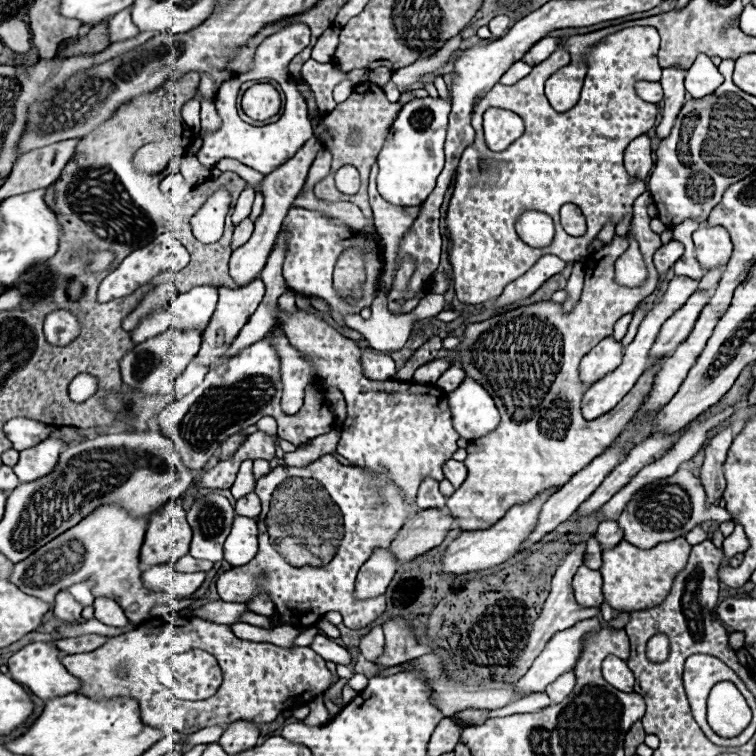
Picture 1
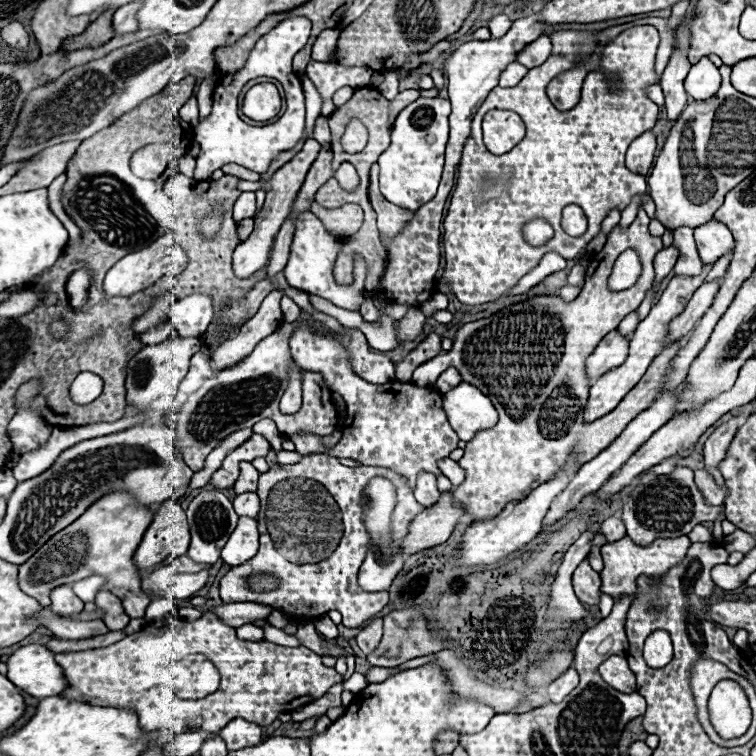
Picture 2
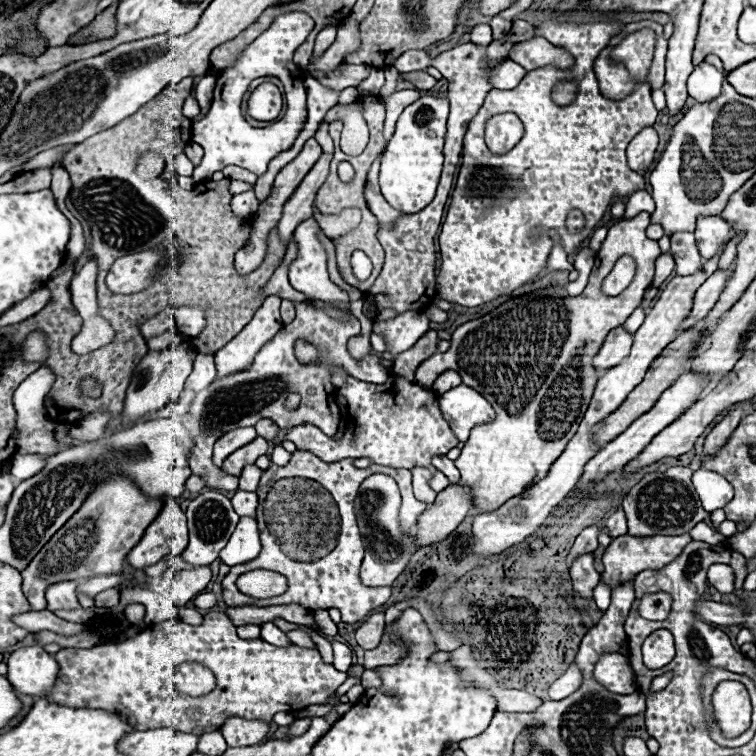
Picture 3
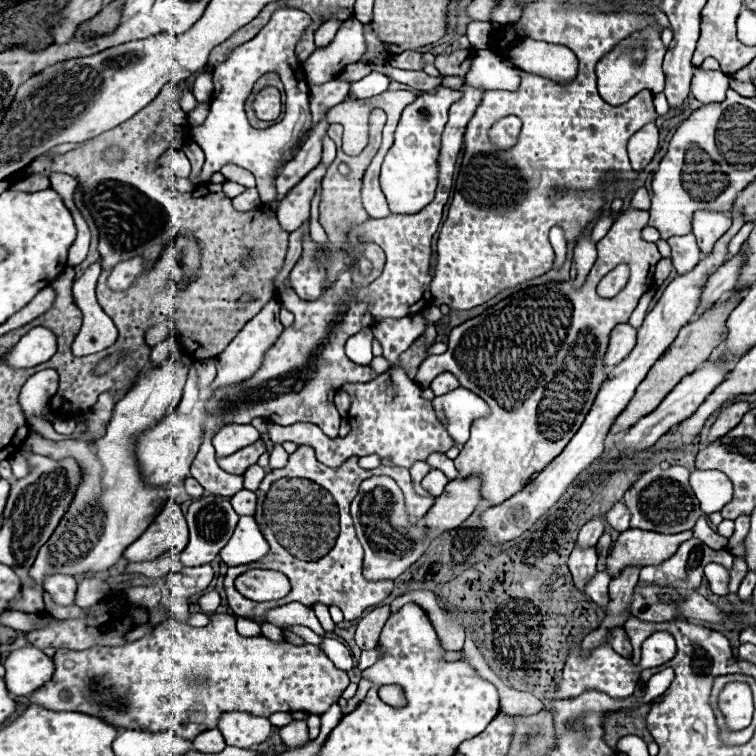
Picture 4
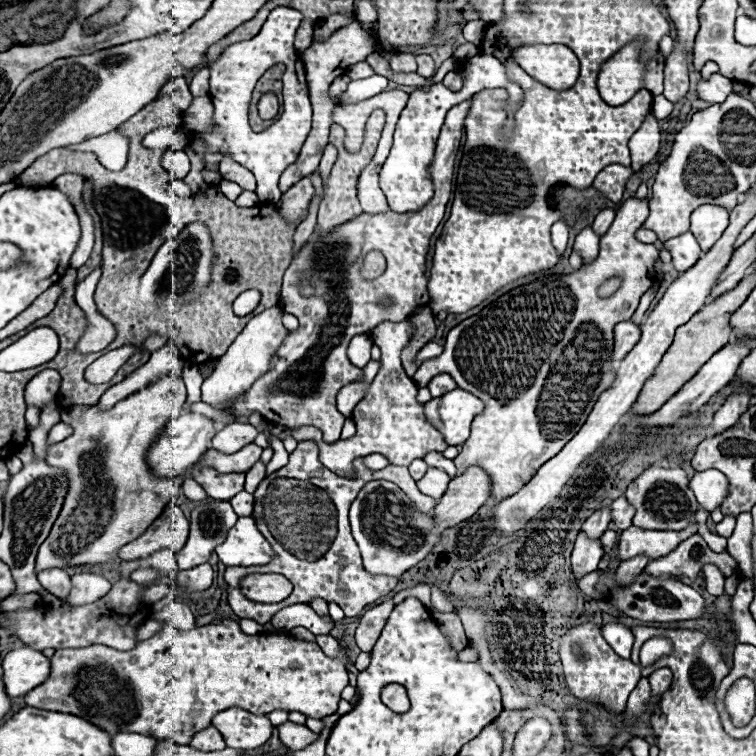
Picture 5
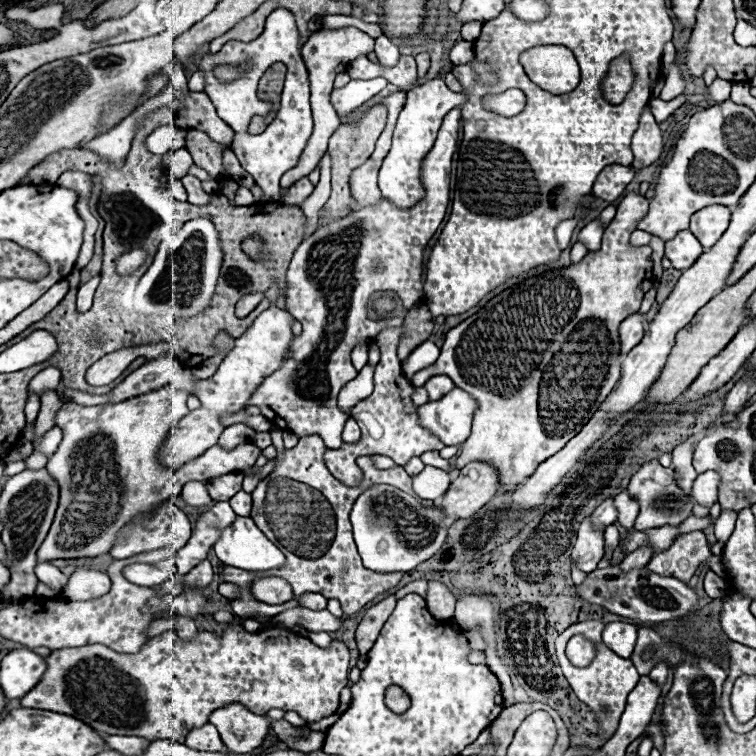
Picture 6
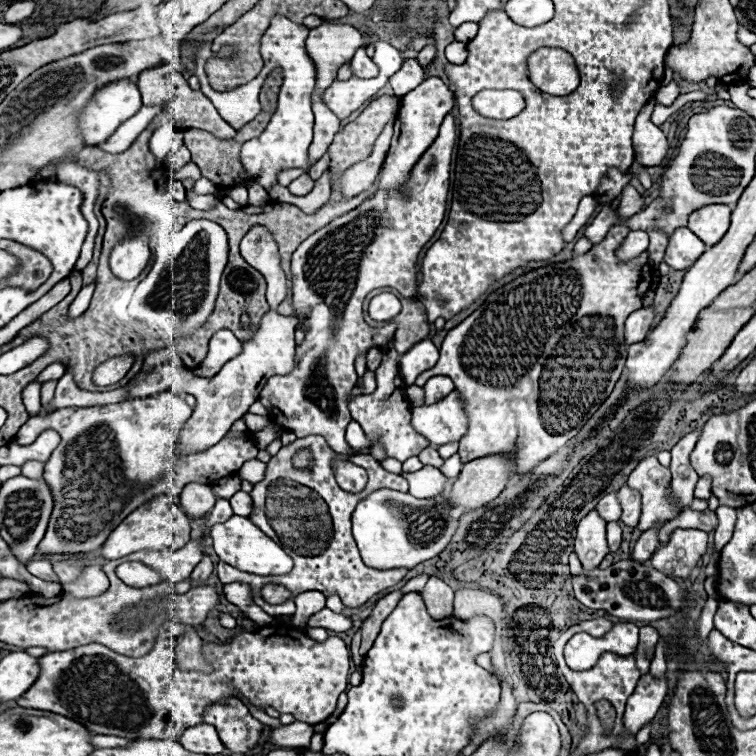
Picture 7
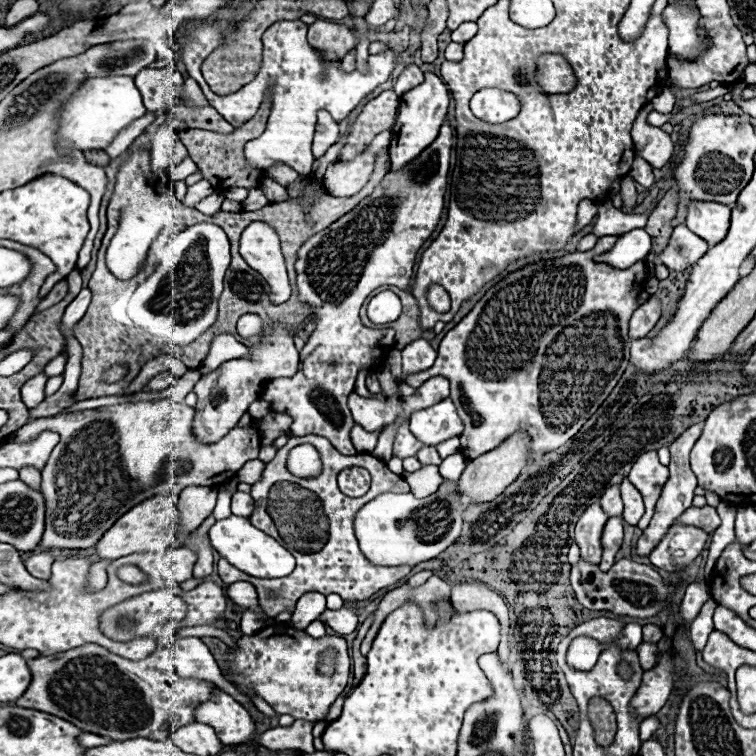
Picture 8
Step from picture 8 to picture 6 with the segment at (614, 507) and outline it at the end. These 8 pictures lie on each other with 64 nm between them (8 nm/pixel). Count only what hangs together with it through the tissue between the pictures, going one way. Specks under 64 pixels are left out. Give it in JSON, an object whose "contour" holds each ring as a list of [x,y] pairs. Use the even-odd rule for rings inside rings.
{"contour":[[[608,498],[608,500],[604,500],[604,502],[594,510],[594,514],[592,514],[592,526],[604,530],[608,524],[614,524],[614,522],[616,522],[616,516],[618,516],[618,514],[616,514],[616,508],[614,508],[614,500]]]}

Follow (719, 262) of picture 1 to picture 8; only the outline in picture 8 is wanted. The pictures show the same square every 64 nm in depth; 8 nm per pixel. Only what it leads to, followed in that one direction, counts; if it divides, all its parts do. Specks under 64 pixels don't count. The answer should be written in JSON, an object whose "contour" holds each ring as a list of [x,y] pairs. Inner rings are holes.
{"contour":[[[692,202],[686,216],[686,226],[710,246],[724,240],[730,226],[730,208],[718,202]]]}

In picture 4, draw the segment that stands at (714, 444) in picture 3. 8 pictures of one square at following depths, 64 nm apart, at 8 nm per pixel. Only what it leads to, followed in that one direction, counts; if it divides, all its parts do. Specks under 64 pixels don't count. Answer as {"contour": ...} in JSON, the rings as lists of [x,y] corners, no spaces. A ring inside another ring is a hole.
{"contour":[[[738,400],[738,402],[734,402],[732,406],[728,406],[720,416],[718,416],[718,420],[712,424],[712,428],[710,428],[710,434],[708,434],[708,444],[712,442],[712,440],[718,440],[720,436],[726,436],[740,420],[742,420],[742,416],[748,412],[748,402],[744,402],[744,400]]]}

